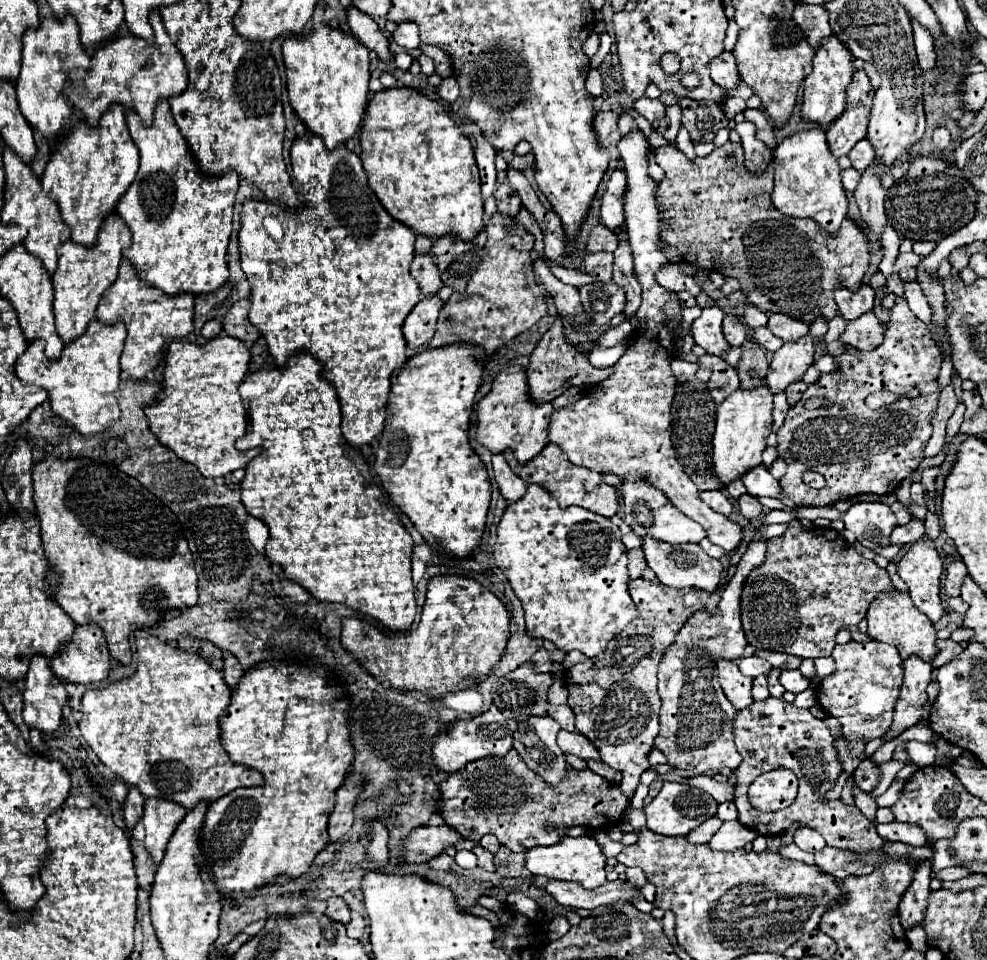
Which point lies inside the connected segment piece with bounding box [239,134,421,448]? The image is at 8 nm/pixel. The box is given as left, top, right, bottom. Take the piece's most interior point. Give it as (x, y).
(336, 284)

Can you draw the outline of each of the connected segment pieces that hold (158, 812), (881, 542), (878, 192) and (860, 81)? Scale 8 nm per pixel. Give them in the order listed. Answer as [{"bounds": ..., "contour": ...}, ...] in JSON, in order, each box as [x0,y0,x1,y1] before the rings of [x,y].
[{"bounds":[143,798,187,864],"contour":[[[155,798],[145,802],[145,814],[143,814],[143,824],[147,832],[145,848],[155,864],[163,860],[167,842],[185,814],[187,810],[183,810],[183,806],[175,802],[161,802]]]},{"bounds":[837,502,897,548],"contour":[[[857,502],[847,512],[839,512],[837,520],[843,520],[865,548],[889,546],[891,530],[897,526],[895,514],[885,502]]]},{"bounds":[853,162,887,238],"contour":[[[871,162],[863,174],[861,174],[861,182],[855,188],[853,196],[855,202],[859,204],[861,216],[863,220],[871,226],[871,230],[877,234],[877,238],[881,238],[881,228],[887,222],[885,216],[885,188],[881,186],[881,172],[883,172],[883,162]]]},{"bounds":[825,70,873,158],"contour":[[[855,70],[853,82],[847,86],[847,106],[843,114],[825,130],[829,148],[835,158],[847,156],[849,150],[867,136],[867,124],[873,104],[873,90],[865,70]]]}]

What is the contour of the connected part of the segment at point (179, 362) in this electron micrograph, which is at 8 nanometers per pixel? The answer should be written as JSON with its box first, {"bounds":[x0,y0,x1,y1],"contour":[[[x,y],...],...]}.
{"bounds":[145,336,261,478],"contour":[[[217,336],[203,346],[171,342],[167,348],[165,396],[145,410],[149,428],[161,444],[171,448],[181,460],[195,464],[205,478],[217,478],[245,468],[261,454],[259,448],[245,452],[235,448],[237,438],[243,438],[247,428],[247,414],[237,388],[249,370],[249,362],[251,354],[245,344],[229,336]]]}

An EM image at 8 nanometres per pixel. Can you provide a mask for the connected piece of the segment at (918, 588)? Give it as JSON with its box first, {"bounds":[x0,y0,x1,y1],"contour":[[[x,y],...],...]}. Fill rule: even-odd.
{"bounds":[897,540,943,622],"contour":[[[933,540],[915,542],[907,554],[897,562],[897,574],[909,588],[913,604],[931,620],[937,622],[943,616],[943,604],[939,598],[939,578],[943,562],[935,550]]]}

